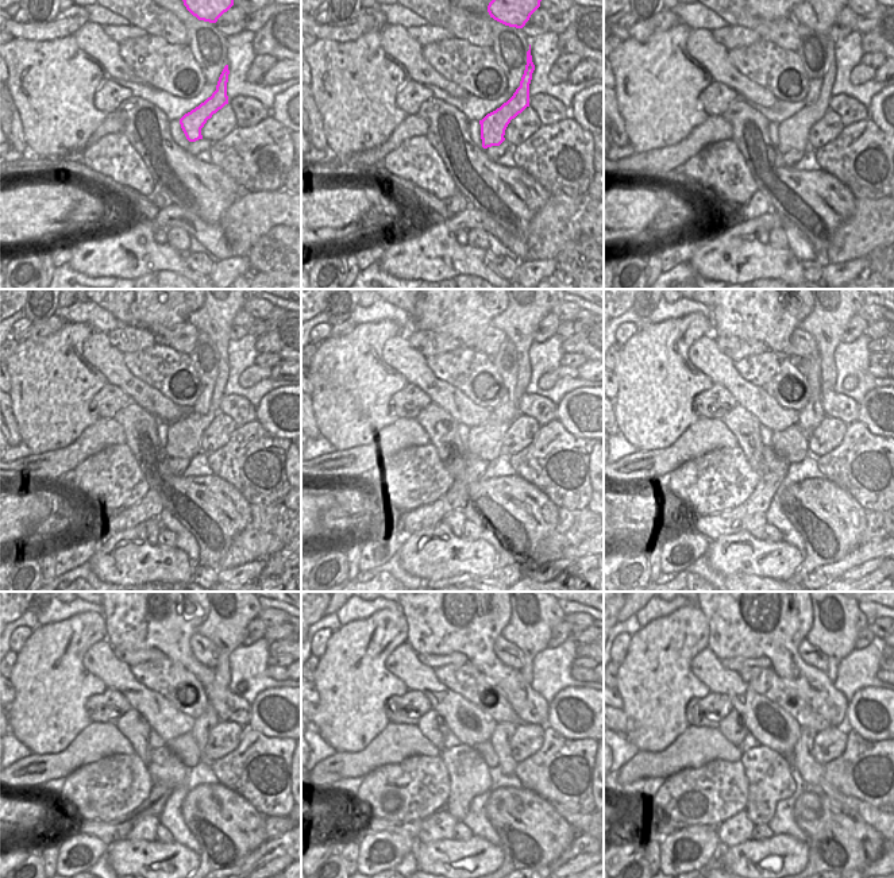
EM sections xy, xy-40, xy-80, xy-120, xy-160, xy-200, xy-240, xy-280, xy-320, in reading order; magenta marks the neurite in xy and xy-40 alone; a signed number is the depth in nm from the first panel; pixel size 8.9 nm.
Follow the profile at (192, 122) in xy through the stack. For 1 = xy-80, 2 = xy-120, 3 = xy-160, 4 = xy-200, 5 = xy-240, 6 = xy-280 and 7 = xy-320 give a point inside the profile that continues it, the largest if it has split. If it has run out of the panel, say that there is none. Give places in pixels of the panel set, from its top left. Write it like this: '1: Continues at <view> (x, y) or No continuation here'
1: Continues at xy-80 (793, 133)
2: Continues at xy-120 (215, 318)
3: Continues at xy-160 (519, 322)
4: Continues at xy-200 (829, 316)
5: Continues at xy-240 (227, 619)
6: Continues at xy-280 (532, 619)
7: Continues at xy-320 (837, 620)

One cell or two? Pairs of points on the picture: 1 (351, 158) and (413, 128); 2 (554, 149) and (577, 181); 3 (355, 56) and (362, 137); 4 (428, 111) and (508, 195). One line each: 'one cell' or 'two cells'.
1: one cell
2: one cell
3: one cell
4: one cell

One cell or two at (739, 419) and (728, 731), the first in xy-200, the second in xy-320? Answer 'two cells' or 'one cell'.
one cell

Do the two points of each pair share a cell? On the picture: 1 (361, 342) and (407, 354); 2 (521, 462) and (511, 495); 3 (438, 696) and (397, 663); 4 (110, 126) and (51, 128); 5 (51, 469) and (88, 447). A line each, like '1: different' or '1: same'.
1: different
2: different
3: same
4: different
5: same

